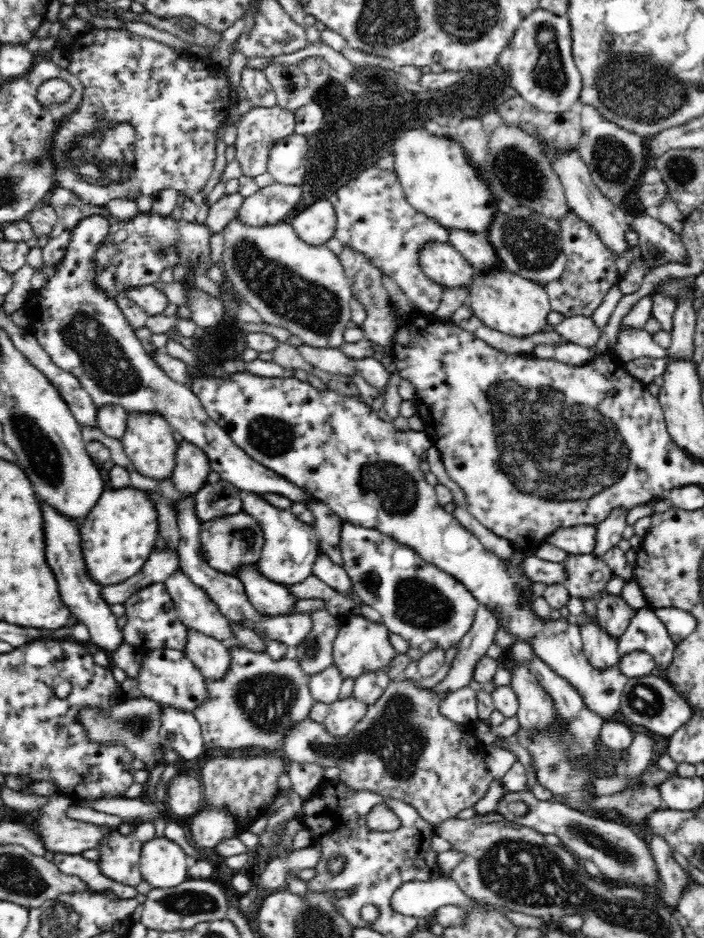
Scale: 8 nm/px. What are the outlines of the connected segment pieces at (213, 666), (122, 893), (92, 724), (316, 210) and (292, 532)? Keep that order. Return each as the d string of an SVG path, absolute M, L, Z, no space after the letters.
M189 628L187 643L183 651L206 679L226 678L226 671L230 668L230 655L229 649L226 644L222 644L222 641Z
M57 852L54 855L53 863L64 874L77 876L77 878L83 880L89 886L89 890L93 890L94 893L111 890L118 899L135 898L137 894L136 887L110 880L105 874L102 874L97 861L86 859L81 854Z
M142 696L138 699L126 698L118 705L110 709L92 709L85 707L77 716L76 720L85 727L87 737L95 744L123 744L126 749L146 765L146 771L150 772L156 766L166 762L163 757L164 745L160 738L160 718L162 708L160 703Z
M318 200L310 208L298 214L291 226L296 235L312 246L326 245L330 238L335 237L337 217L330 200Z
M241 491L242 510L250 514L264 531L264 544L260 560L256 562L264 577L281 585L298 584L312 576L312 566L320 552L314 525L300 521L289 510L282 511L263 499L262 494Z

